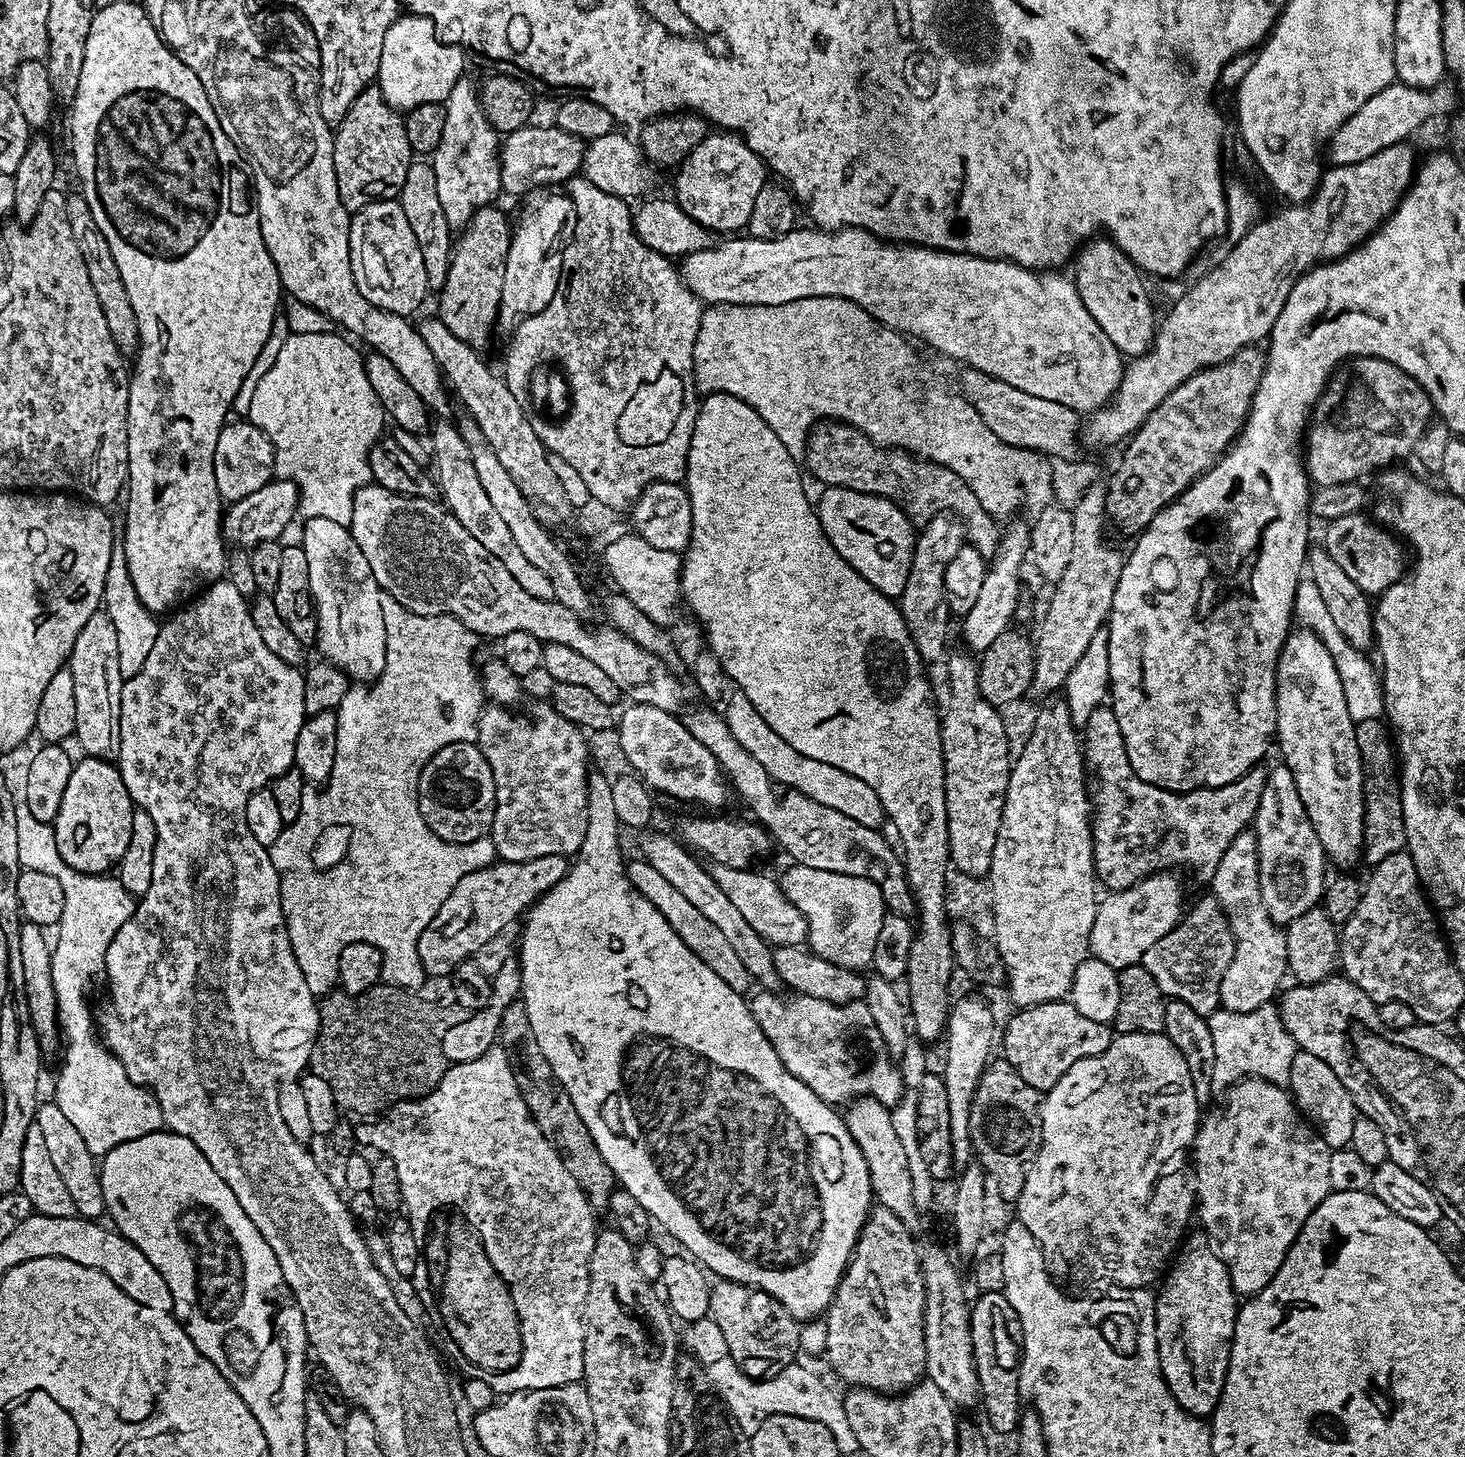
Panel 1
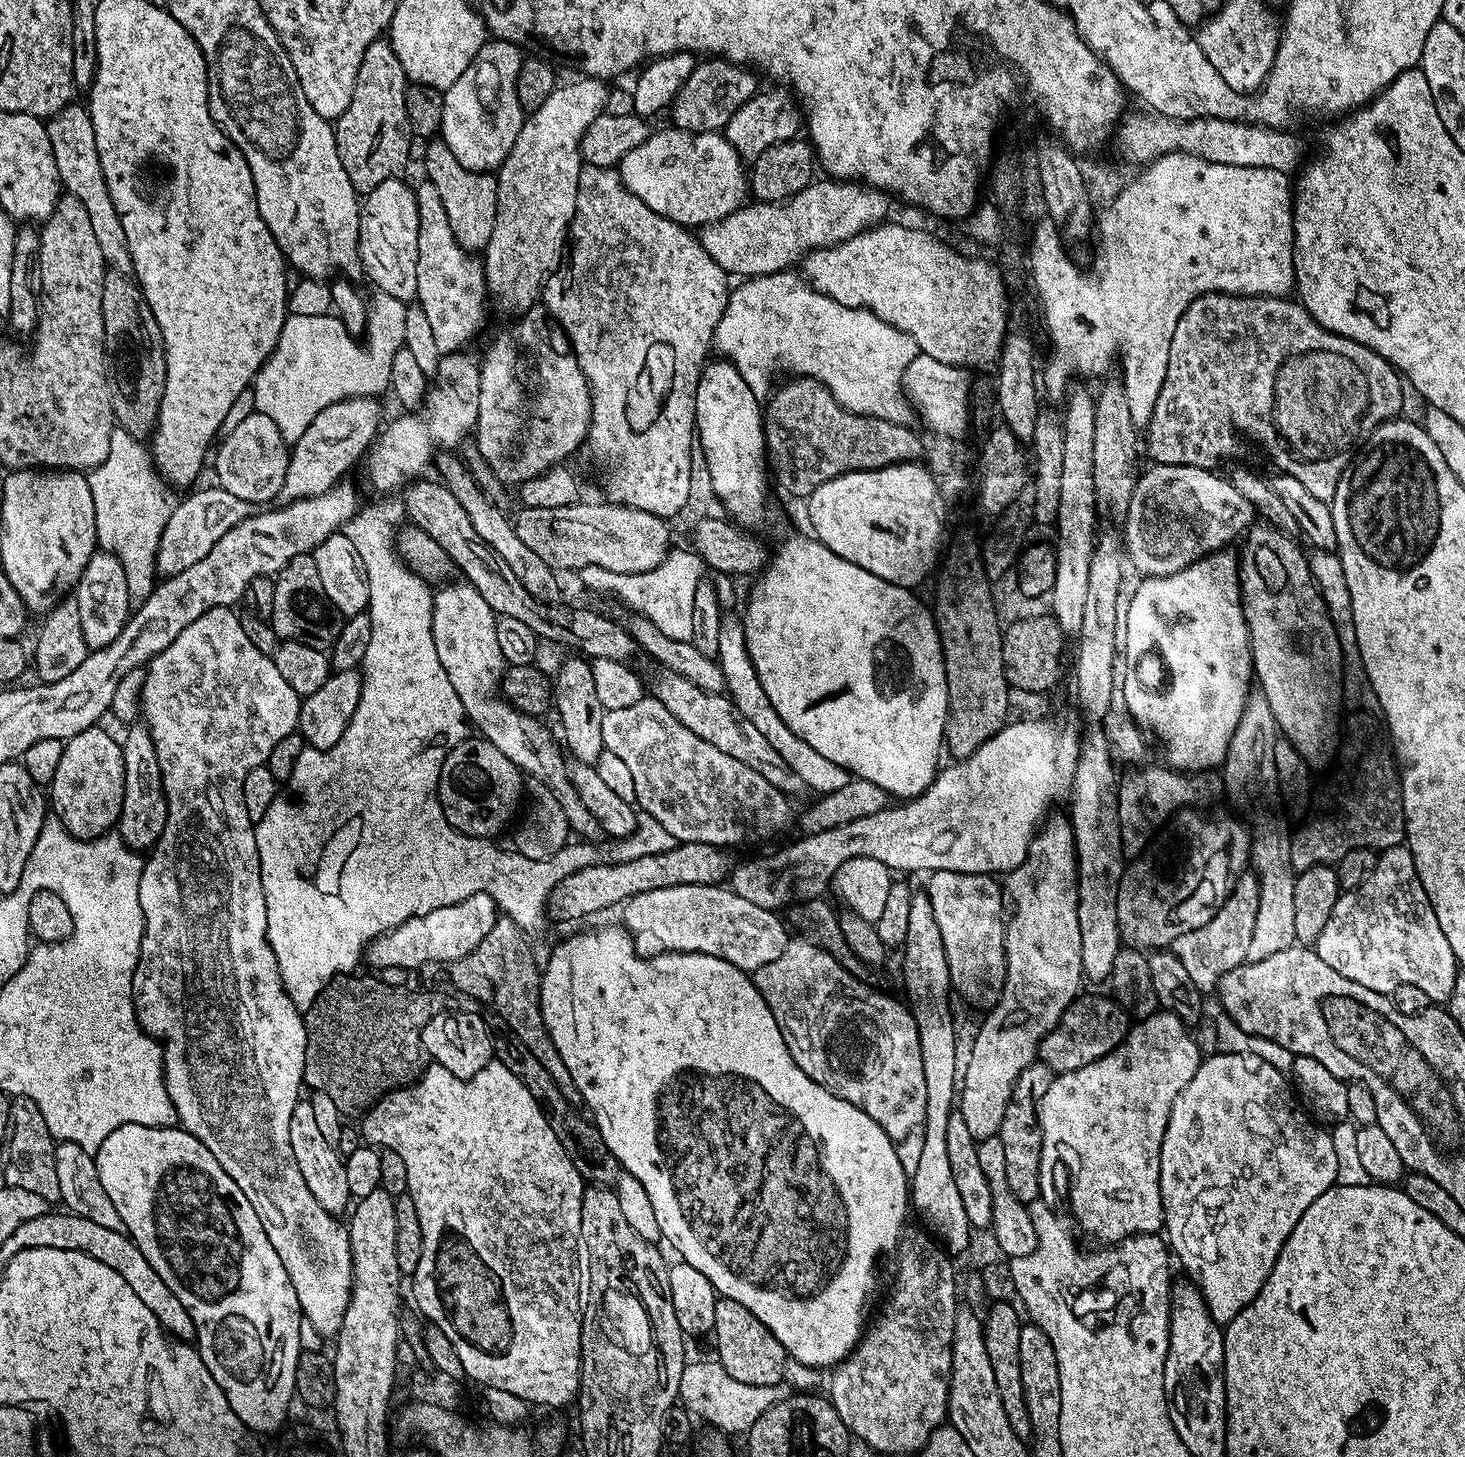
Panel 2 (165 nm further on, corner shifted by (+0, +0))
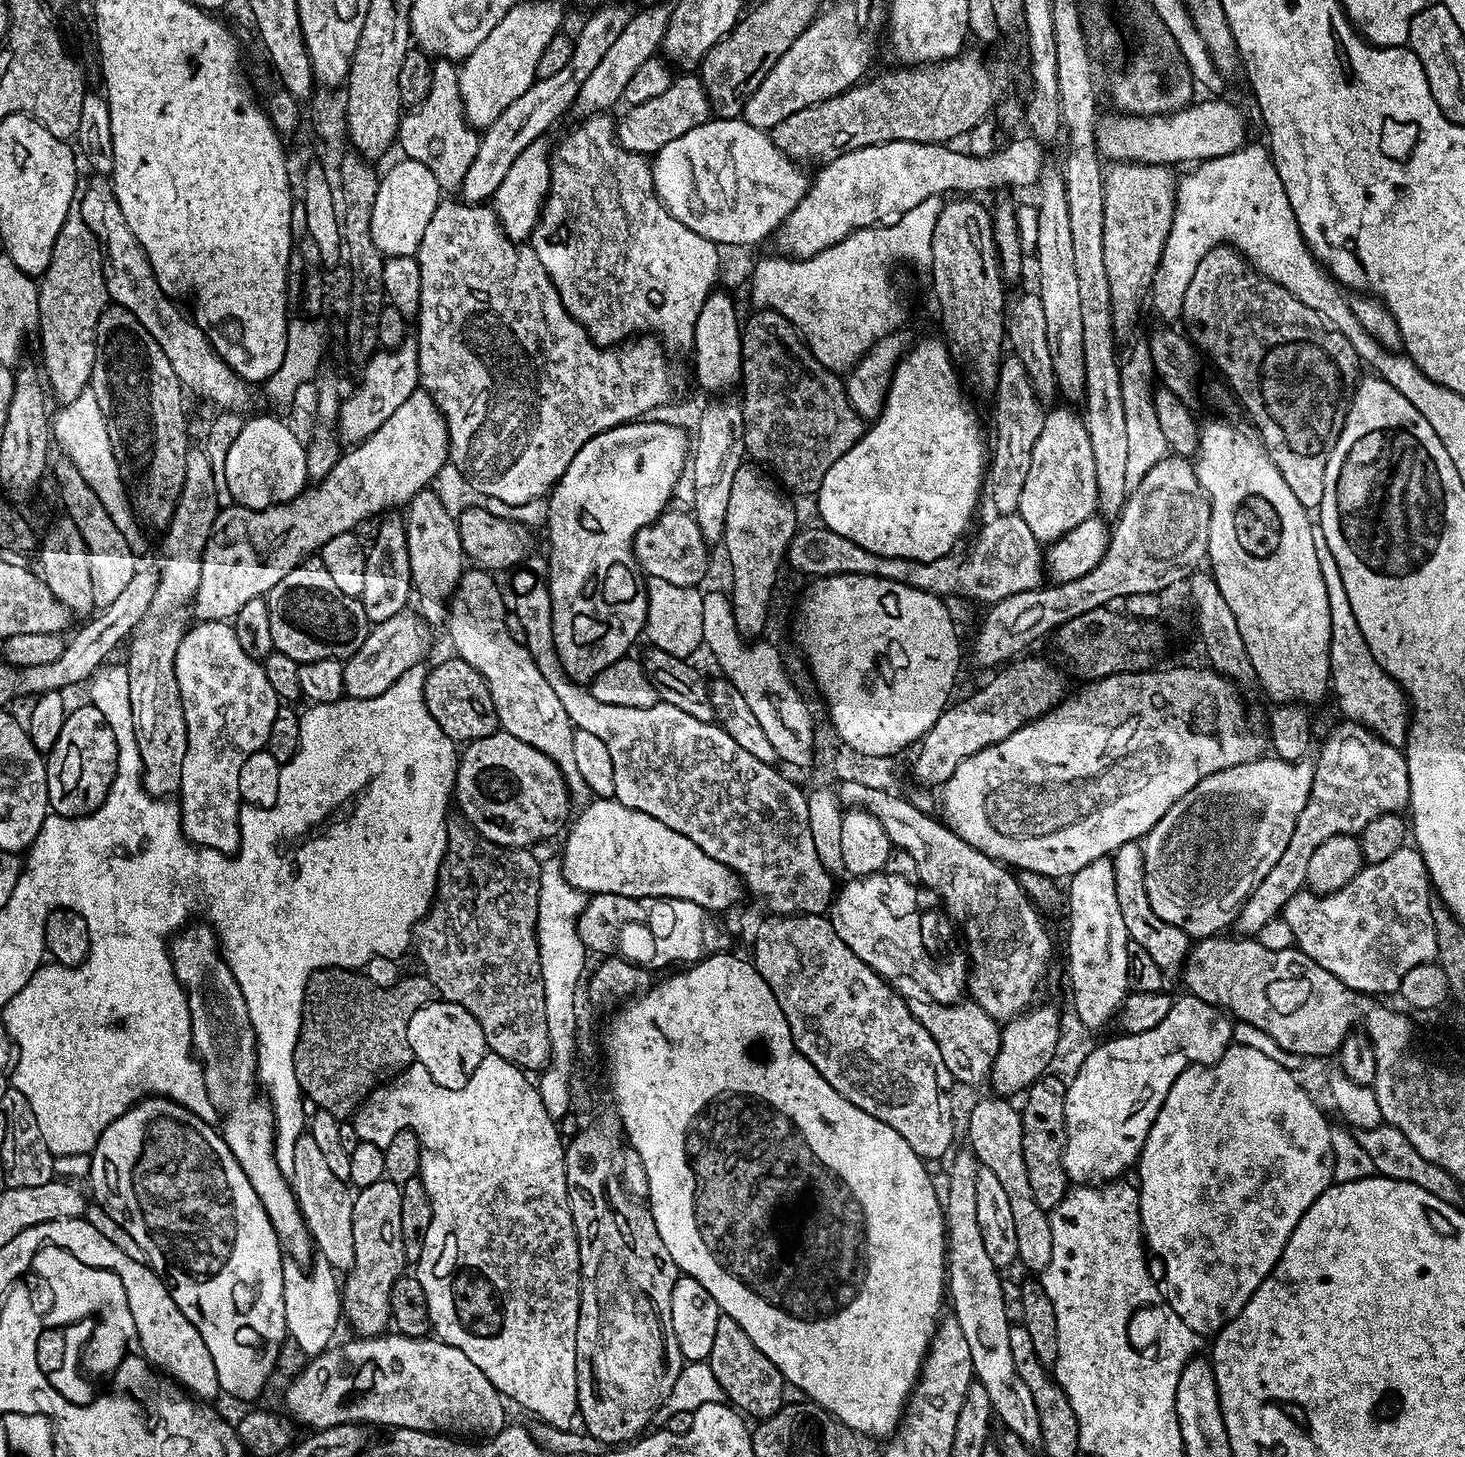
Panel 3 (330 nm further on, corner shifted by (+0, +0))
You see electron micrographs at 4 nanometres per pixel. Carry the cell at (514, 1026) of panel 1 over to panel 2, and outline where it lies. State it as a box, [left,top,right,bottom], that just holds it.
[450,915,572,1090]

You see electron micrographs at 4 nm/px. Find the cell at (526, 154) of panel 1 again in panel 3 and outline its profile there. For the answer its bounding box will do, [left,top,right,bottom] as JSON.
[615,75,710,154]

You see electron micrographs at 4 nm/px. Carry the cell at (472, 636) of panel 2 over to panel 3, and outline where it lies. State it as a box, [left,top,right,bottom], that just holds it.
[406,490,466,626]

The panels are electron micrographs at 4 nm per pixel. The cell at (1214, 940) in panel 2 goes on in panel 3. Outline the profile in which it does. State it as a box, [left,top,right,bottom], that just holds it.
[1234,722,1410,934]

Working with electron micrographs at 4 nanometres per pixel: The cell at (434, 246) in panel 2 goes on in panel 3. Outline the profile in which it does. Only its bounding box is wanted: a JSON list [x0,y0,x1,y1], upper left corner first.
[414,198,673,504]

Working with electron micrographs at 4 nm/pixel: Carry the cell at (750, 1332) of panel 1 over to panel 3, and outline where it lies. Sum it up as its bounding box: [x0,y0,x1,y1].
[707,1314,785,1418]

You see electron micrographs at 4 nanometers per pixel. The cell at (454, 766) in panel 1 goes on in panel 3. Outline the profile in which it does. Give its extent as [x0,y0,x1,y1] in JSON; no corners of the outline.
[454,730,574,850]

